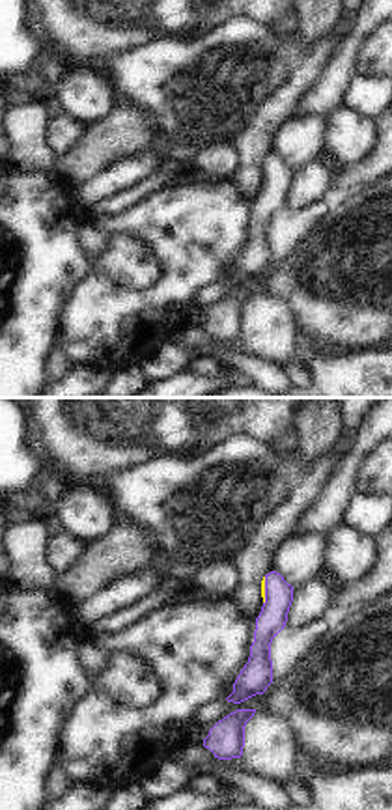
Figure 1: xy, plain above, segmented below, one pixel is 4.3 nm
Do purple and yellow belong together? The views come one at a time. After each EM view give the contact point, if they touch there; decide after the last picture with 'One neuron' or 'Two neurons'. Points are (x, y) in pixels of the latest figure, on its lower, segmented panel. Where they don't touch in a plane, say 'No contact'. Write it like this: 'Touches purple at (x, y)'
Touches purple at (266, 590)

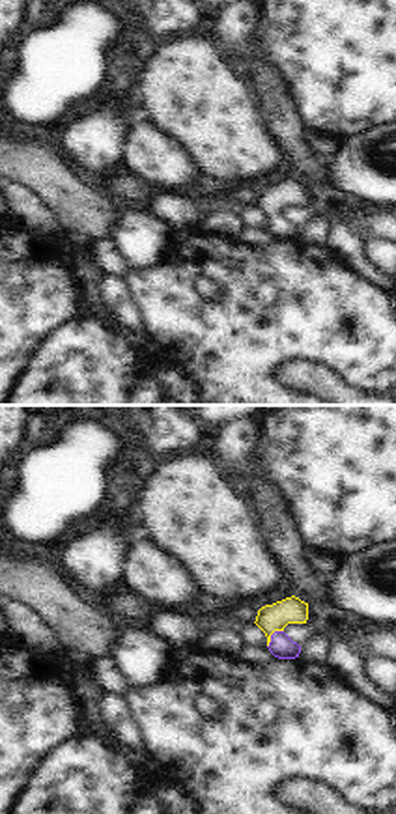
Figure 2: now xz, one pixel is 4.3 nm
Touches purple at (271, 635)

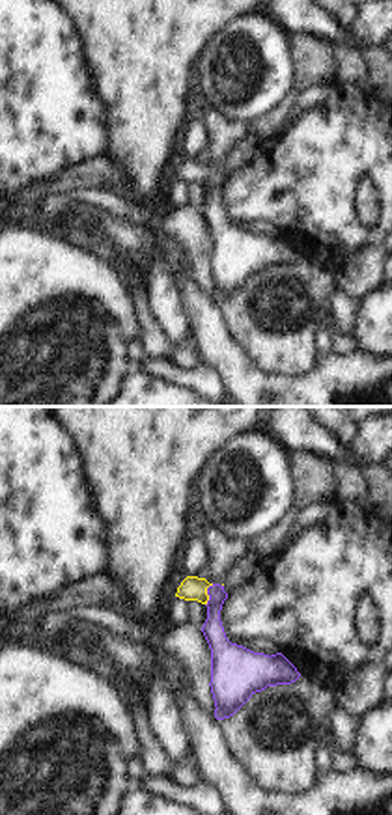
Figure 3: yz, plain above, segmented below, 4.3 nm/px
Touches purple at (208, 593)

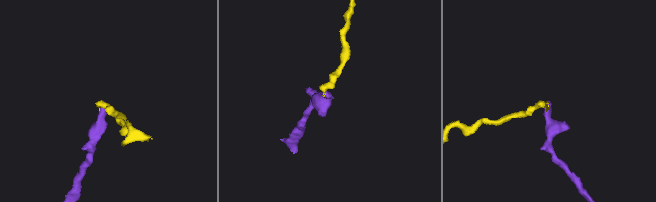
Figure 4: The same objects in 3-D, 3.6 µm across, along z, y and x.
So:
One neuron

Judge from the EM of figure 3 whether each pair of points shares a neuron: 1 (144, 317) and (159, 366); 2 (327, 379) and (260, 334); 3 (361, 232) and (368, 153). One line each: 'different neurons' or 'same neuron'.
1: different neurons
2: different neurons
3: same neuron

